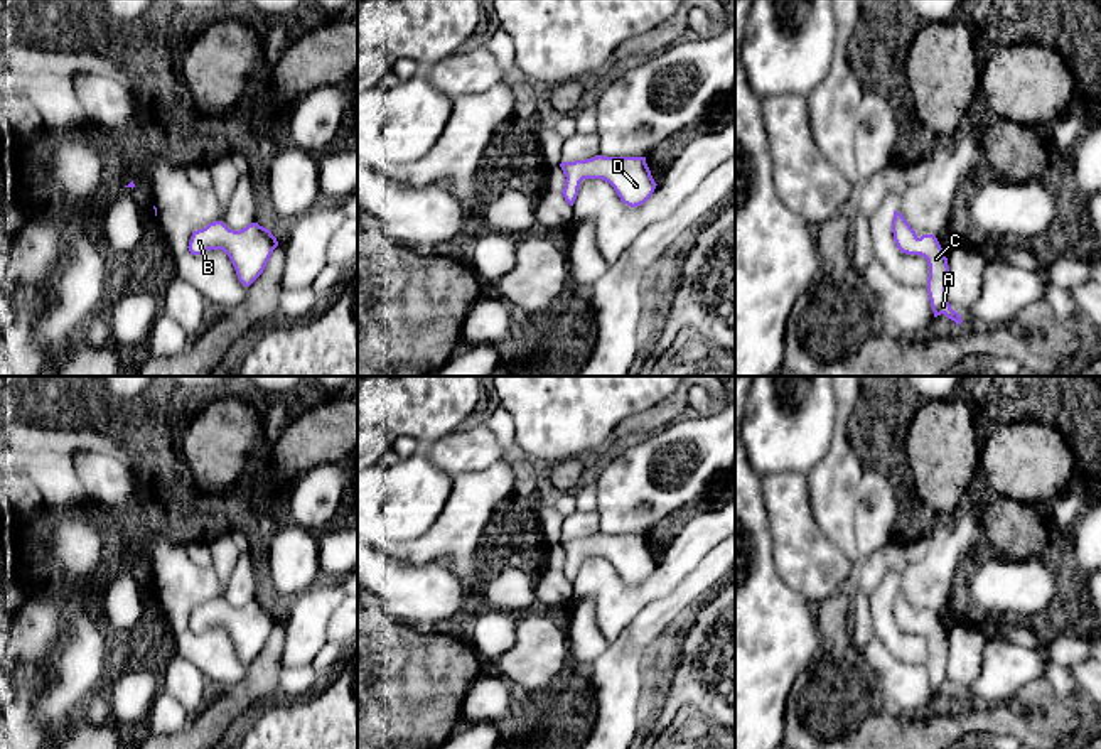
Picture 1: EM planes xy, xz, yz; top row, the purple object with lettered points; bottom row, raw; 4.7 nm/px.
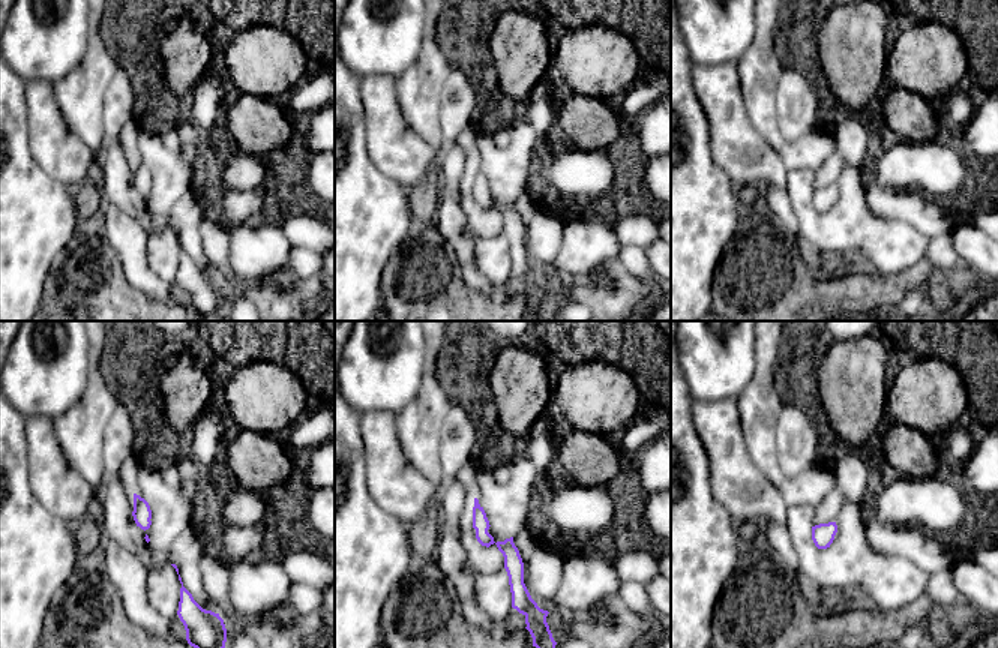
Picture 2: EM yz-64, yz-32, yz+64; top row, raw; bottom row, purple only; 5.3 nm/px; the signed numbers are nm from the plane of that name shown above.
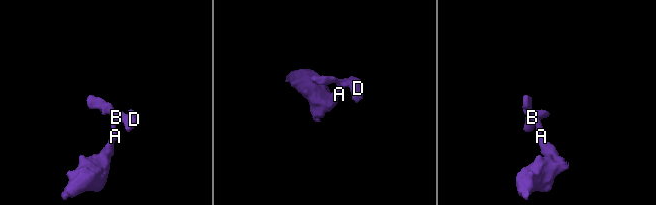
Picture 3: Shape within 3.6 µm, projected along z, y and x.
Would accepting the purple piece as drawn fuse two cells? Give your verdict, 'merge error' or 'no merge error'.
no merge error

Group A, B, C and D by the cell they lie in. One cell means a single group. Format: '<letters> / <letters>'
A B C D

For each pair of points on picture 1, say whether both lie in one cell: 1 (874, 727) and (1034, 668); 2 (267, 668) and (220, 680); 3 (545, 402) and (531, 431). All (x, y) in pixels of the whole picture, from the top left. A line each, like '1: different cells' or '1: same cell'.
1: different cells
2: different cells
3: same cell

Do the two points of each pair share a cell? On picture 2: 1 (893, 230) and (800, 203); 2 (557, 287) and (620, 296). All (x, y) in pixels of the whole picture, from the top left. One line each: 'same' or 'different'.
1: same
2: same

